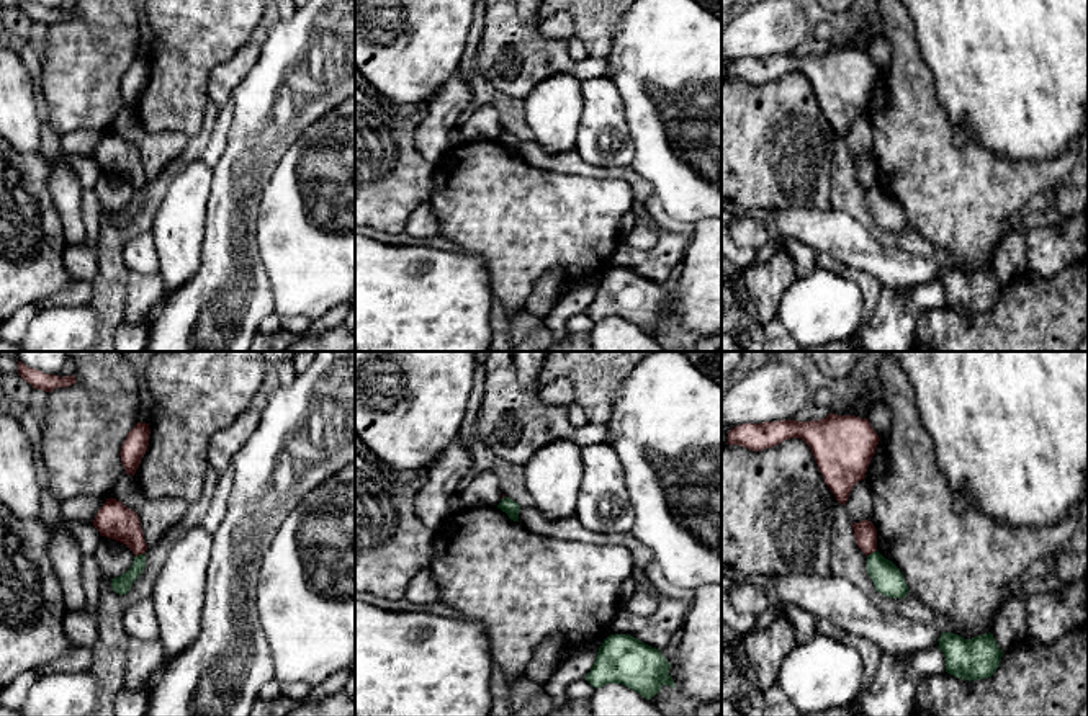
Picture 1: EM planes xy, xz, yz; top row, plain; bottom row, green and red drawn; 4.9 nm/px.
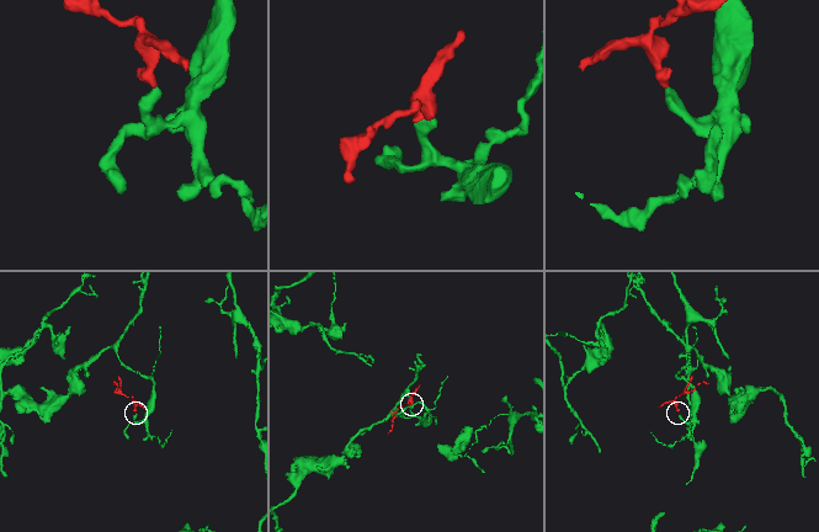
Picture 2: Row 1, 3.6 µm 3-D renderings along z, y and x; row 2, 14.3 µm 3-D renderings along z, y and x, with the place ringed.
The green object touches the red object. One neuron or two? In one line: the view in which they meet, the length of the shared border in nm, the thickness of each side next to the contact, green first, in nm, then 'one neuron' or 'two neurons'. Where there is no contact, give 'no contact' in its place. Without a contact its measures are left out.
meets green in yz; contact 60 nm long; 150 nm thick on the green side, 110 nm on the other; two neurons

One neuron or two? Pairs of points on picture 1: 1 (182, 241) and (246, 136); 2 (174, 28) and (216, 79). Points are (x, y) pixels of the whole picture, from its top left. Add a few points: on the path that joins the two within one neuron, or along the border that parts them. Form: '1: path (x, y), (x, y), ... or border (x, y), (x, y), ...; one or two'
1: border (213, 169), (203, 236); two
2: border (241, 48), (211, 71), (206, 85), (211, 98); two

